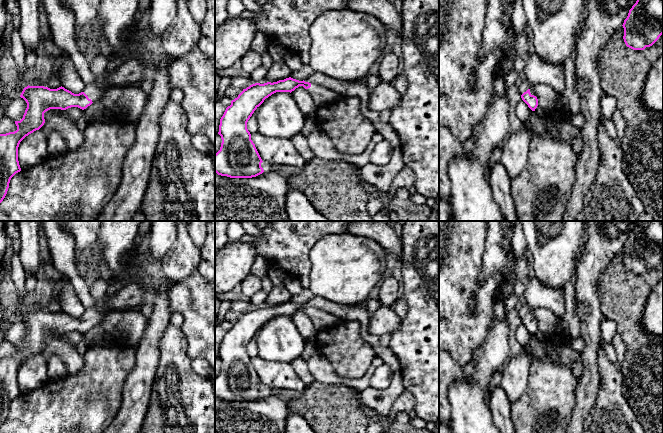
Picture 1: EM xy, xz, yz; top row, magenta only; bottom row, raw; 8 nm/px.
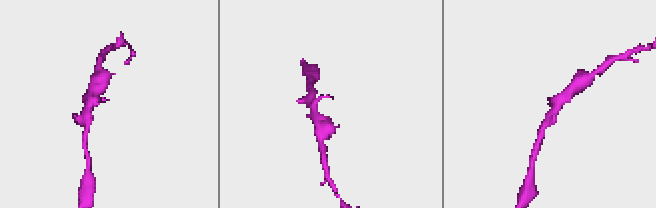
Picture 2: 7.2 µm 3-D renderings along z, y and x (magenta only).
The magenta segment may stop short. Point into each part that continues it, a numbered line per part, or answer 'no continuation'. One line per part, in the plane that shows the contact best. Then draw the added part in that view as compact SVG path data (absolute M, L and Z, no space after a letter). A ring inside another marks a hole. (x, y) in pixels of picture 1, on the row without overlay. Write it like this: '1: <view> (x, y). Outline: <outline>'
1: xy (132, 293). Outline: M131 278L118 288L110 290L102 307L87 308L83 316L94 327L100 325L105 313L138 307L145 299L153 298L155 294L156 285L146 287L138 279Z

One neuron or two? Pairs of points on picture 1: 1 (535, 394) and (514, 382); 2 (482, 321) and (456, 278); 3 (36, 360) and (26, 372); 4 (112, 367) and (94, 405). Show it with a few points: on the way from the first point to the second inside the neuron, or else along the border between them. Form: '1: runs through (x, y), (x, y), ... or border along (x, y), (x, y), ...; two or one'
1: border along (530, 365), (526, 389), (510, 403); two
2: runs through (467, 321), (464, 321), (456, 313), (456, 293); one
3: runs through (35, 363), (29, 369); one
4: runs through (103, 376), (94, 396); one

